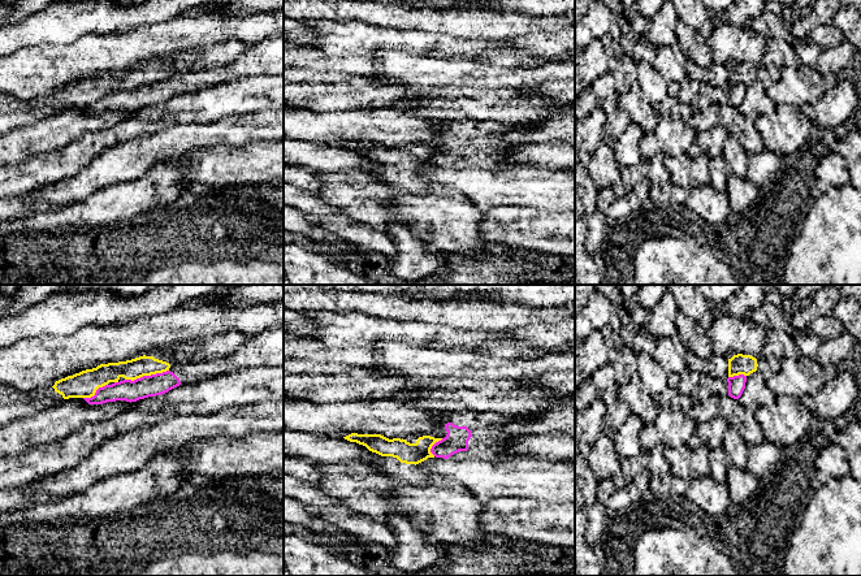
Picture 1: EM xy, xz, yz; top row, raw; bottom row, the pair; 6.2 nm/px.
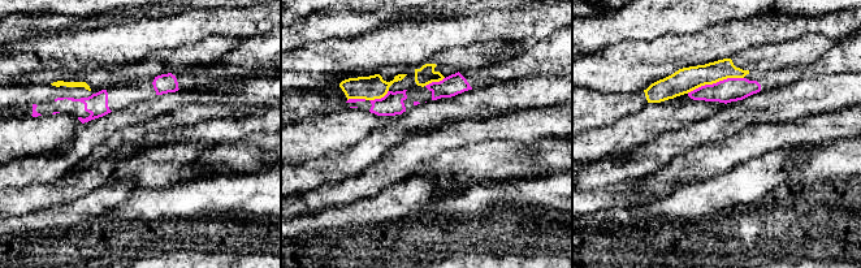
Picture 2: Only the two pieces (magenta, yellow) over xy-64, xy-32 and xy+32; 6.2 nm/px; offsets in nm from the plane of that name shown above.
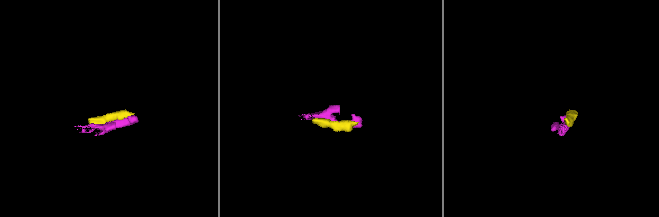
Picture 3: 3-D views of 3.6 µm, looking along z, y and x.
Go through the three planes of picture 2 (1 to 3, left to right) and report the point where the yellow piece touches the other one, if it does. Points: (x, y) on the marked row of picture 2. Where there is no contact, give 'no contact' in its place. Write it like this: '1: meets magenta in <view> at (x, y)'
1: no contact
2: meets magenta in xy-32 at (379, 99)
3: meets magenta in xy+32 at (714, 83)

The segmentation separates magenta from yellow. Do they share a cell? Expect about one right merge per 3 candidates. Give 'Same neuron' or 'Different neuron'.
Different neuron

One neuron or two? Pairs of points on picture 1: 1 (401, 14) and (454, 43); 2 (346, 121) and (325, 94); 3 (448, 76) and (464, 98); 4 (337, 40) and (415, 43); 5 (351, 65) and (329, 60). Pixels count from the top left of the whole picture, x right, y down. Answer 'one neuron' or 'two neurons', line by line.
1: two neurons
2: two neurons
3: two neurons
4: one neuron
5: one neuron

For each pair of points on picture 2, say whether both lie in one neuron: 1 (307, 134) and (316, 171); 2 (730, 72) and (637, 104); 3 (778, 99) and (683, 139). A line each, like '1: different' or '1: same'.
1: different
2: same
3: same

